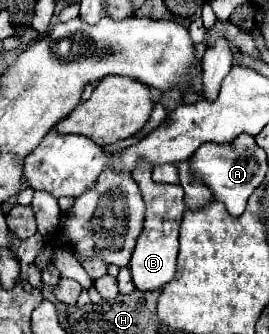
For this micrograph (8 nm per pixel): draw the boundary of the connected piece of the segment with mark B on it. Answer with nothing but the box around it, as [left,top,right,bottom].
[130,165,184,291]

